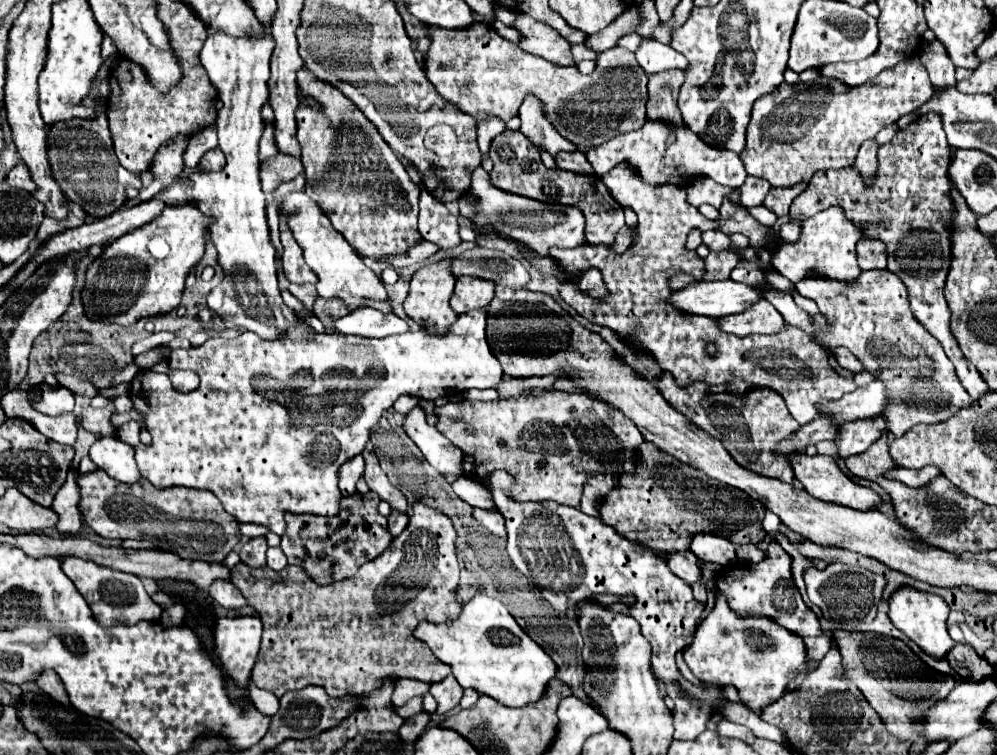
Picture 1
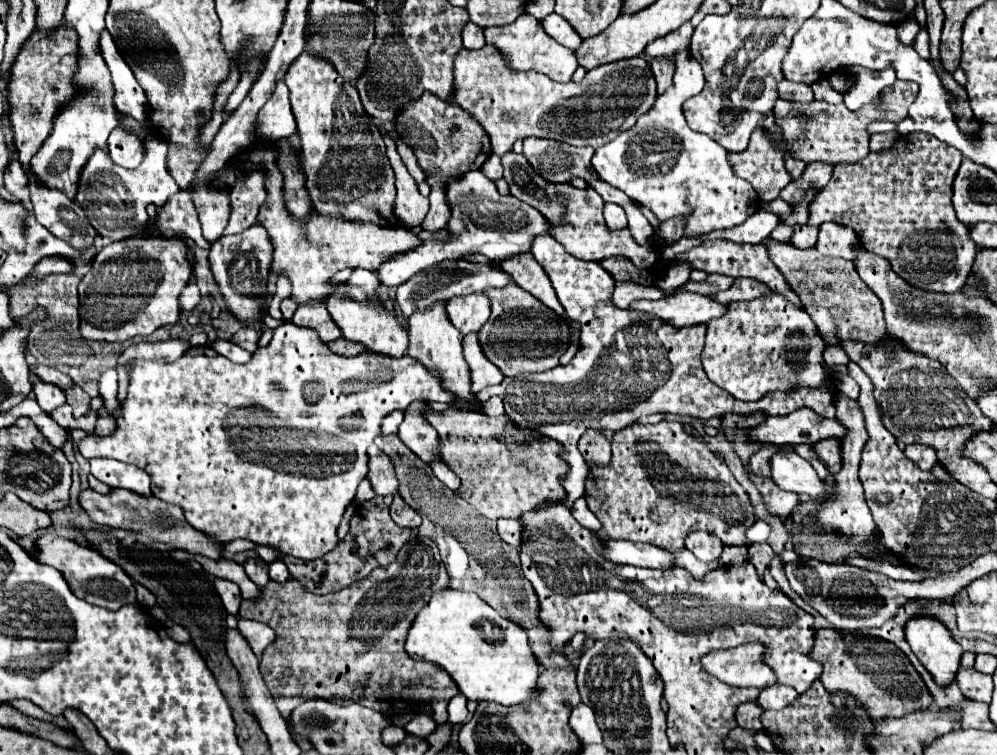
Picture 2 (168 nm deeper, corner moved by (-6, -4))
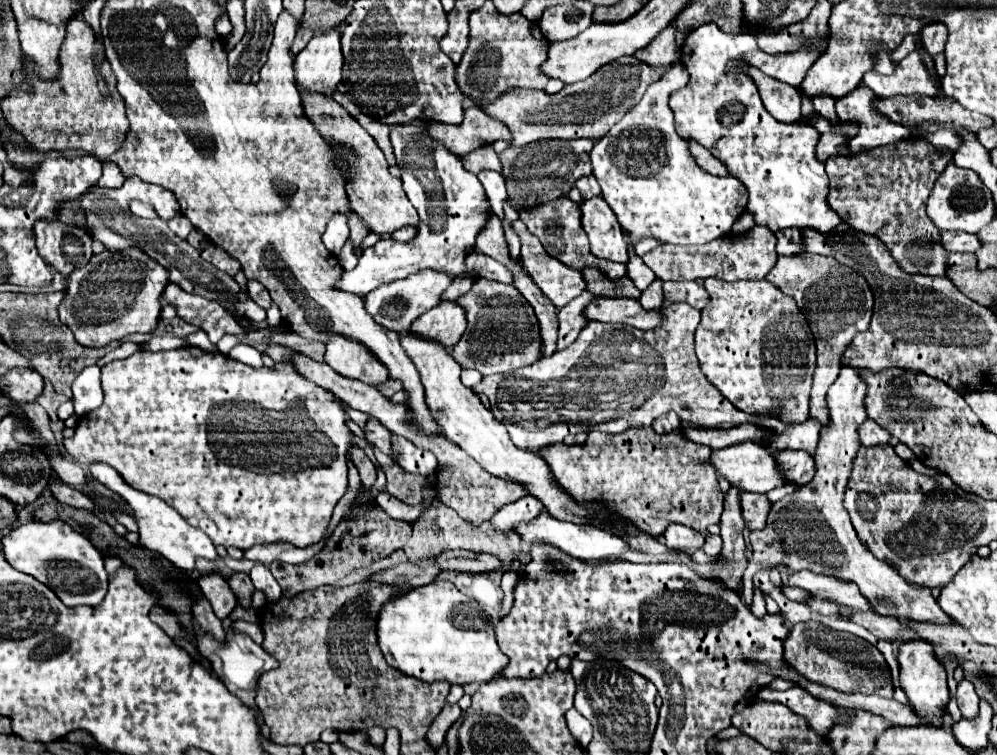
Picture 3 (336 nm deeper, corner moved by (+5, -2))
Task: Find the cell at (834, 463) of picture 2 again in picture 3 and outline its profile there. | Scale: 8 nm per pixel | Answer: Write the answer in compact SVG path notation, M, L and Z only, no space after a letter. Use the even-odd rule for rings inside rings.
M781 450L781 454L777 454L777 462L785 470L789 482L805 484L815 474L815 458L809 458L803 450Z

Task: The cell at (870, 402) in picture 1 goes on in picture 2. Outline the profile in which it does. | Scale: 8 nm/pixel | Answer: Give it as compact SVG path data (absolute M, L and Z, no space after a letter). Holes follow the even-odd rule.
M810 408L794 410L786 416L768 416L760 426L750 430L750 440L760 444L776 446L796 446L796 444L814 444L824 438L840 438L840 424L836 420L822 418Z

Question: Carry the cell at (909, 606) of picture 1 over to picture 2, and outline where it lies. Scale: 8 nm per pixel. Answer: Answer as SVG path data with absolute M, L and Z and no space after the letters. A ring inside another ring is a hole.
M914 618L904 630L906 642L922 666L932 674L934 682L938 686L952 684L960 668L962 646L954 642L948 628L934 618Z

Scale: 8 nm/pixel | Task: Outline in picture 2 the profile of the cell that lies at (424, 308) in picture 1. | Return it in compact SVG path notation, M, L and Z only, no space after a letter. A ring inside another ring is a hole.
M434 304L432 308L428 308L428 312L418 312L416 316L412 316L412 320L408 322L408 340L410 344L406 354L424 364L432 374L440 376L444 390L454 394L452 400L454 408L458 408L458 402L468 402L470 404L468 410L482 412L476 394L470 388L472 380L470 380L470 368L462 354L462 336L460 332L456 332L456 328L452 328L452 322L444 312L444 304Z

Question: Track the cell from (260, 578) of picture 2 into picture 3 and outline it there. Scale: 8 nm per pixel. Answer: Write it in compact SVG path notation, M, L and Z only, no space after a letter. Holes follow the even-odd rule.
M235 572L235 574L229 578L229 586L231 586L231 590L237 594L239 606L249 608L251 594L253 594L253 590L255 590L249 574L245 574L245 572Z

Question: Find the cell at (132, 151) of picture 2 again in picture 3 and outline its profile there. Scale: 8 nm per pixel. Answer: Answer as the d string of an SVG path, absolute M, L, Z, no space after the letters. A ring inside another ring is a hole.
M103 162L103 176L99 178L99 186L103 188L119 188L123 186L123 174L113 166L113 162Z

